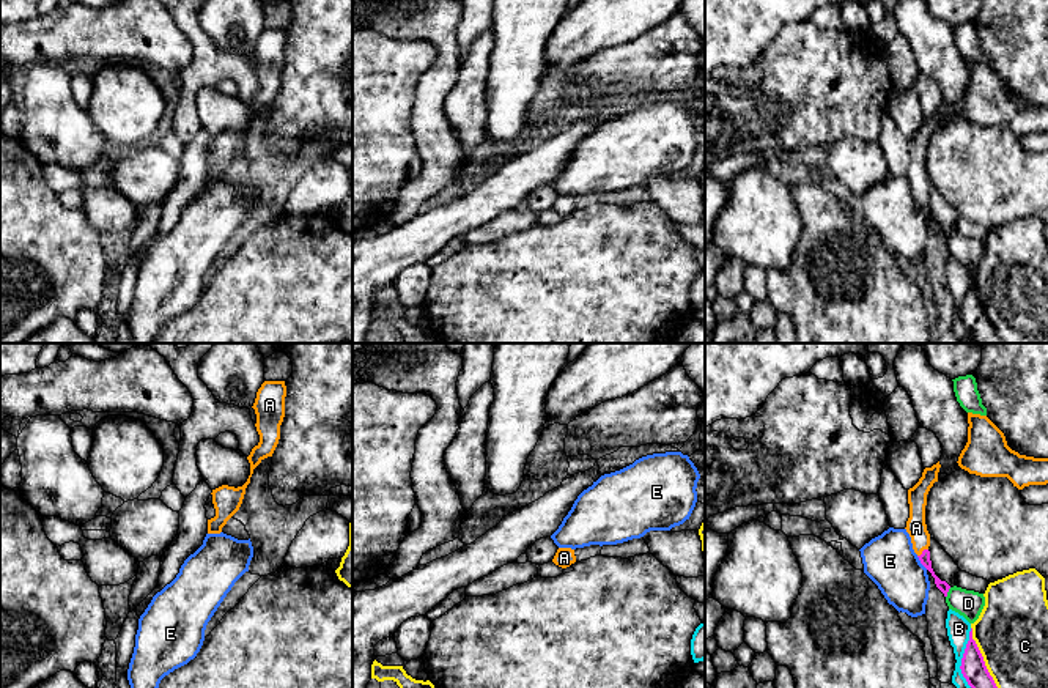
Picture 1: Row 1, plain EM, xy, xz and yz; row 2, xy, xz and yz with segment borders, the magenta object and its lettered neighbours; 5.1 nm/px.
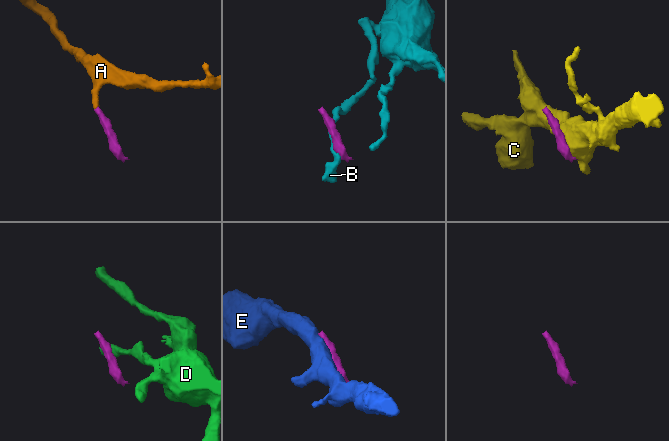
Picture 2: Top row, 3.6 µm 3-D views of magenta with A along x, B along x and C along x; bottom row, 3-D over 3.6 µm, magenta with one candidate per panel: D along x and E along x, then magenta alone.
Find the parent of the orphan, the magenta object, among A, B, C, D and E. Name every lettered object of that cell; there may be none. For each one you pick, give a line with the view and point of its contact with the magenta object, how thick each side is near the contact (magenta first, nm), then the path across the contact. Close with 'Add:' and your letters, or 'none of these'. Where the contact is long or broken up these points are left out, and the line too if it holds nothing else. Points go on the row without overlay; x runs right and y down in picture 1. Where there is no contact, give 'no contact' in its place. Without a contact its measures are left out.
A: meets magenta in yz at (922, 199); 60 nm thick on the magenta side, 100 nm on the other; runs through yz (924, 205), (922, 199), (916, 175)
Add: A

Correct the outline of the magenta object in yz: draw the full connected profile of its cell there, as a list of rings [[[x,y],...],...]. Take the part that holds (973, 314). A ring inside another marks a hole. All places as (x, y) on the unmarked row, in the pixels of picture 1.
[[[972,276],[969,279],[969,288],[966,291],[963,305],[961,305],[961,321],[966,326],[968,332],[979,342],[979,343],[1004,343],[993,324],[990,323],[983,304],[972,287]]]

